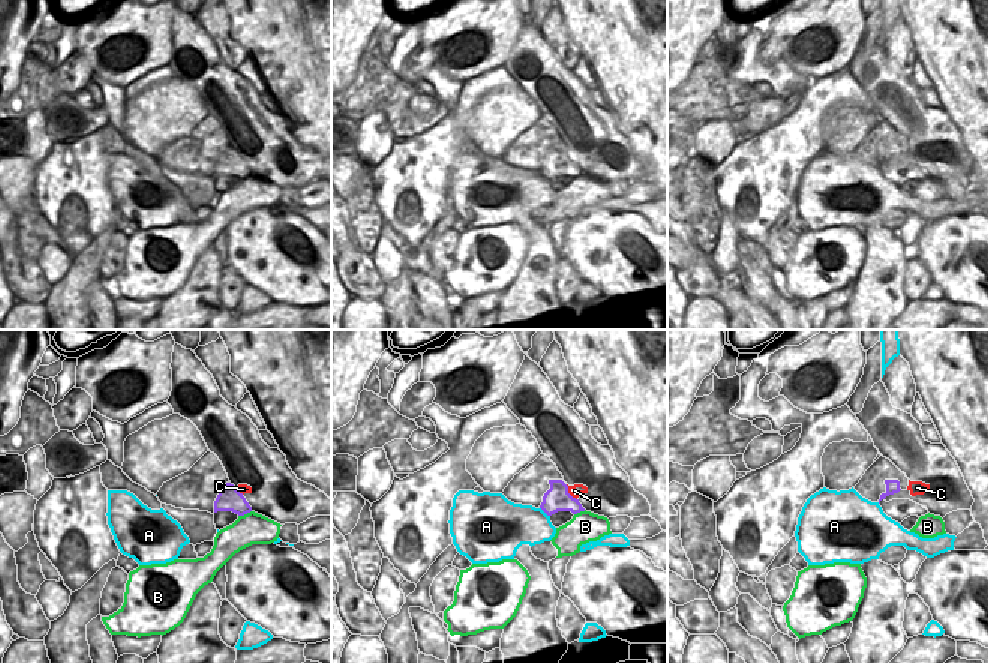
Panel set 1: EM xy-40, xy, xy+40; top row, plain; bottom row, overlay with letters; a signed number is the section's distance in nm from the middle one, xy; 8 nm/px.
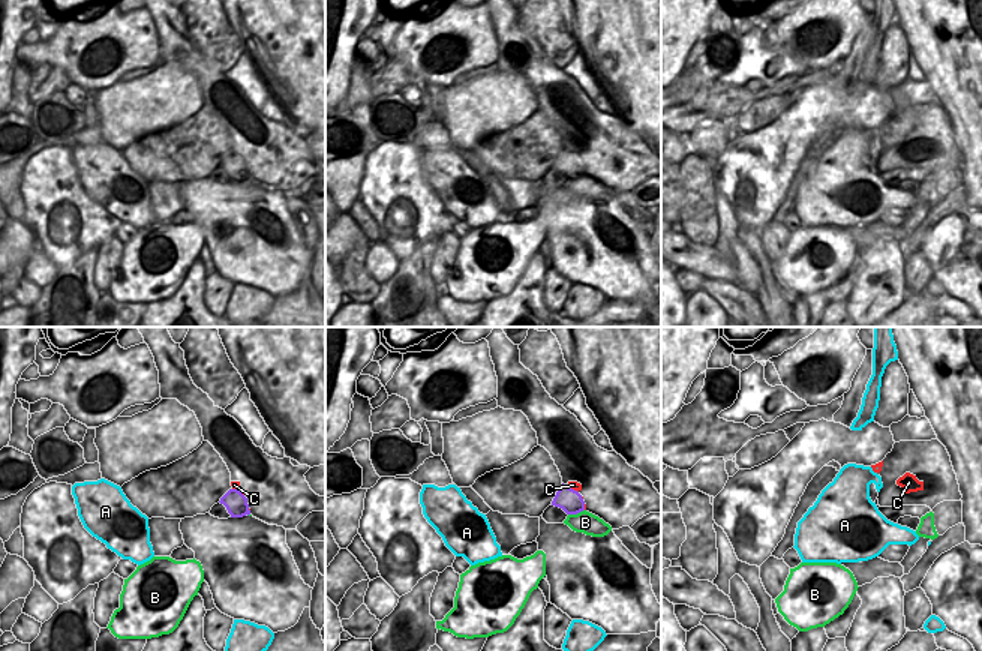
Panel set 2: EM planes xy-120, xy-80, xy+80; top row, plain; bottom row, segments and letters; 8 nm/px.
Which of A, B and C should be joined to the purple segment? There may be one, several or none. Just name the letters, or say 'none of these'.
C

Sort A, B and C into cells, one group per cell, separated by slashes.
A / B / C

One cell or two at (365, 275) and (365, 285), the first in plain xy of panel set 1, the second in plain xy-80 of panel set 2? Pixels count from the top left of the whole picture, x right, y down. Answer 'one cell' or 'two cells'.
one cell

